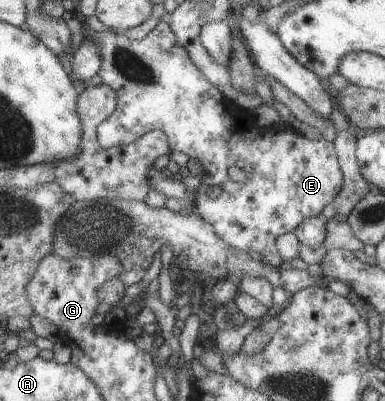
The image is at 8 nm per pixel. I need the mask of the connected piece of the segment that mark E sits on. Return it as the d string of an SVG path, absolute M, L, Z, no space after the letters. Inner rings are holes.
M163 21L155 24L153 30L141 40L131 40L127 35L109 30L94 32L92 39L98 45L101 56L101 67L97 75L116 98L116 108L96 127L99 147L105 149L128 145L144 133L159 130L167 138L170 151L182 152L189 158L195 158L203 166L201 184L194 192L195 213L212 227L215 235L227 247L247 254L259 253L262 262L268 266L283 267L275 240L280 235L293 233L304 219L320 216L323 208L334 202L342 186L343 178L334 144L324 139L307 140L297 130L284 124L275 128L257 126L251 114L235 110L229 101L225 102L227 99L224 95L190 62L188 53ZM237 160L245 162L251 169L249 178L244 182L233 182L227 174L227 169ZM209 186L218 186L221 194L216 198L209 198L206 194Z

